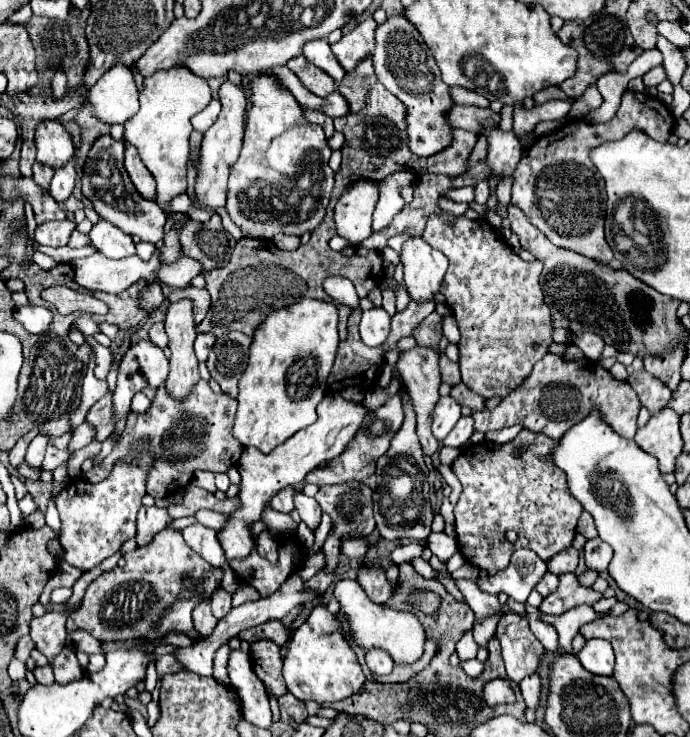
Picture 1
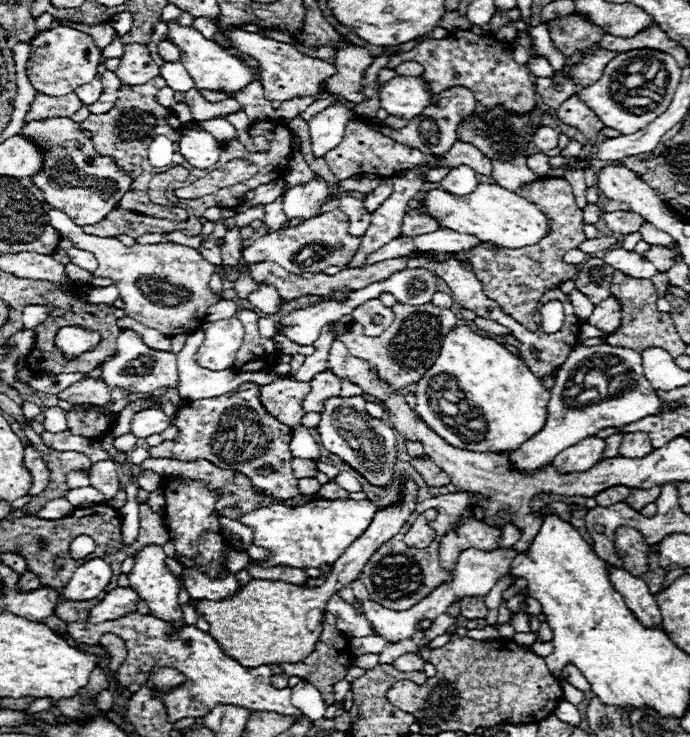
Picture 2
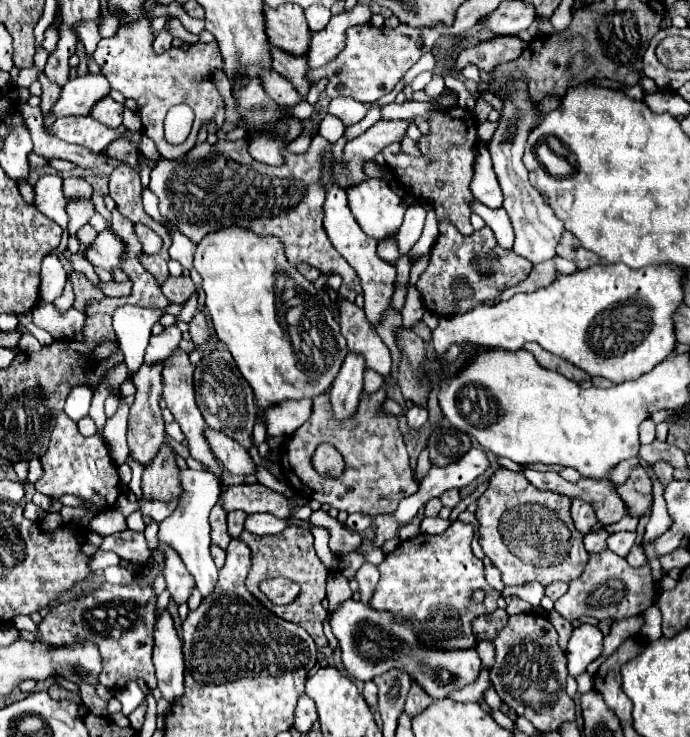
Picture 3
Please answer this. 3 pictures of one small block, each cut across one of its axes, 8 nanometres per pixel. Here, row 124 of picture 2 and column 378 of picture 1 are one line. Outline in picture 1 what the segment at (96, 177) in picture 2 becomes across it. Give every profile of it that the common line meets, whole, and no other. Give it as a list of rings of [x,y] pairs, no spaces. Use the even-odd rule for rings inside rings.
[[[394,14],[376,28],[376,46],[372,52],[374,72],[378,82],[392,92],[406,106],[408,124],[408,148],[416,156],[432,156],[452,144],[452,126],[446,122],[446,114],[452,108],[448,86],[440,78],[440,70],[432,52],[424,44],[416,26],[404,16]]]

